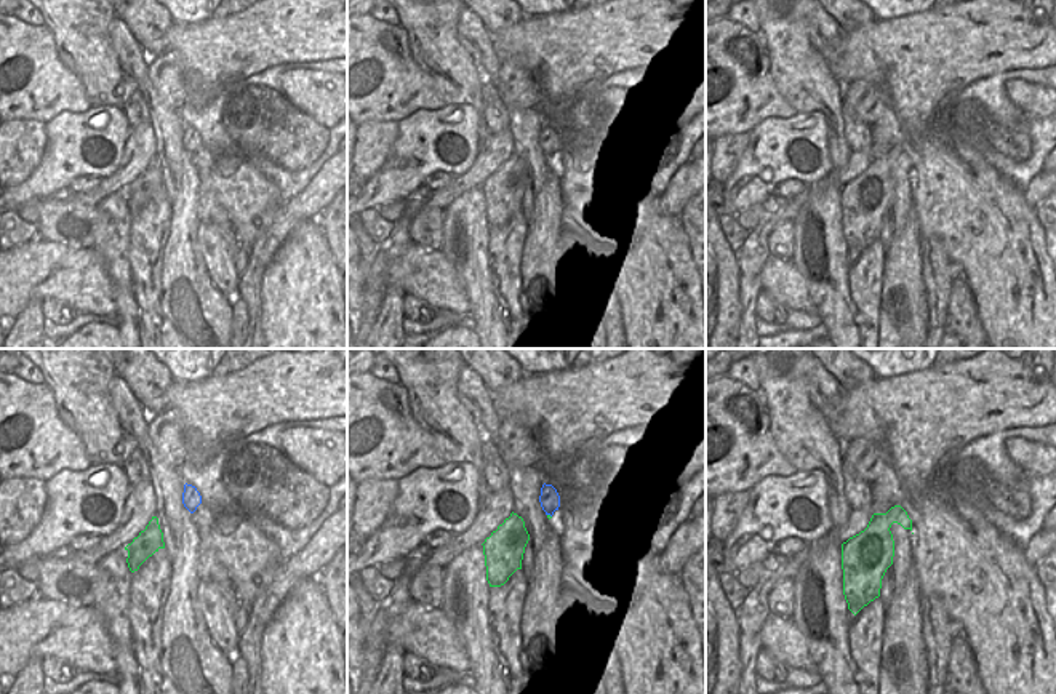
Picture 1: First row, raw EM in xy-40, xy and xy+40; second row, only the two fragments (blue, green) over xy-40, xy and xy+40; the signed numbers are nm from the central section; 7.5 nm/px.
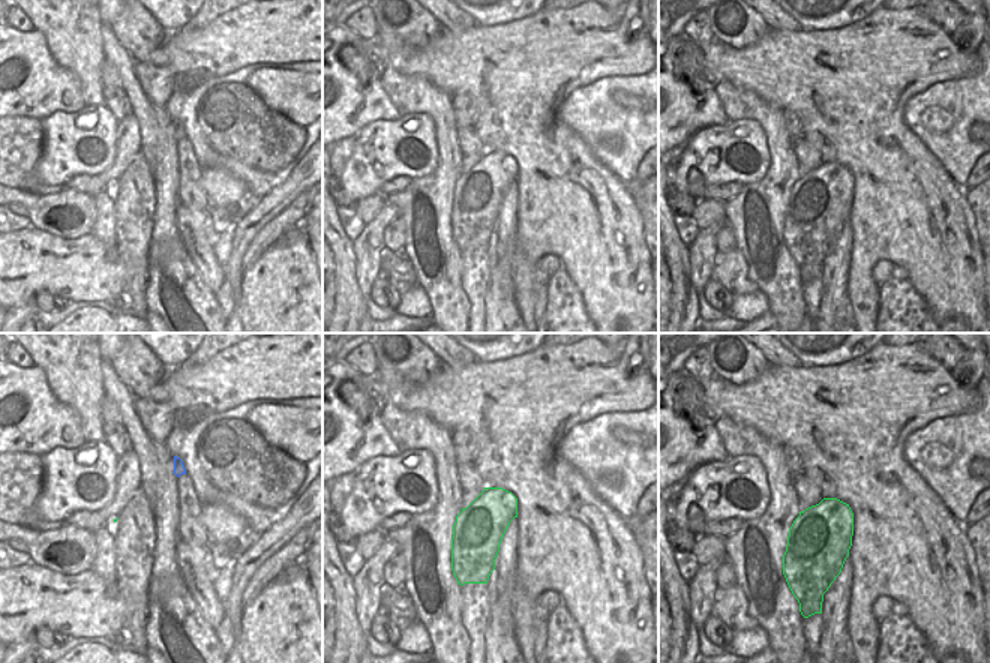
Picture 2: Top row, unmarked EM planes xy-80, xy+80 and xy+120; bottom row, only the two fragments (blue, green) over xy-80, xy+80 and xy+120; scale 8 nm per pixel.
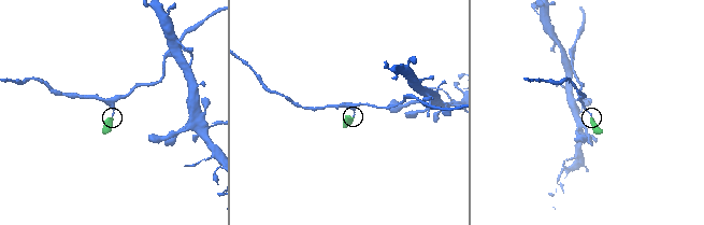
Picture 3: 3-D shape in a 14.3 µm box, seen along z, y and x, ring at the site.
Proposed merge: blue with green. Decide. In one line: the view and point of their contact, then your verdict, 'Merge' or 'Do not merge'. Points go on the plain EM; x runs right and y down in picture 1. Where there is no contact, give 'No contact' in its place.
Touches blue at xy (549, 155). Merge

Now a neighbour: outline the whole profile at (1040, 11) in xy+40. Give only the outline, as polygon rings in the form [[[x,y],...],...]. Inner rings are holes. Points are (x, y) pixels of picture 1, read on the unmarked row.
[[[1021,0],[1027,18],[1035,24],[1051,24],[1053,22],[1053,0]]]

